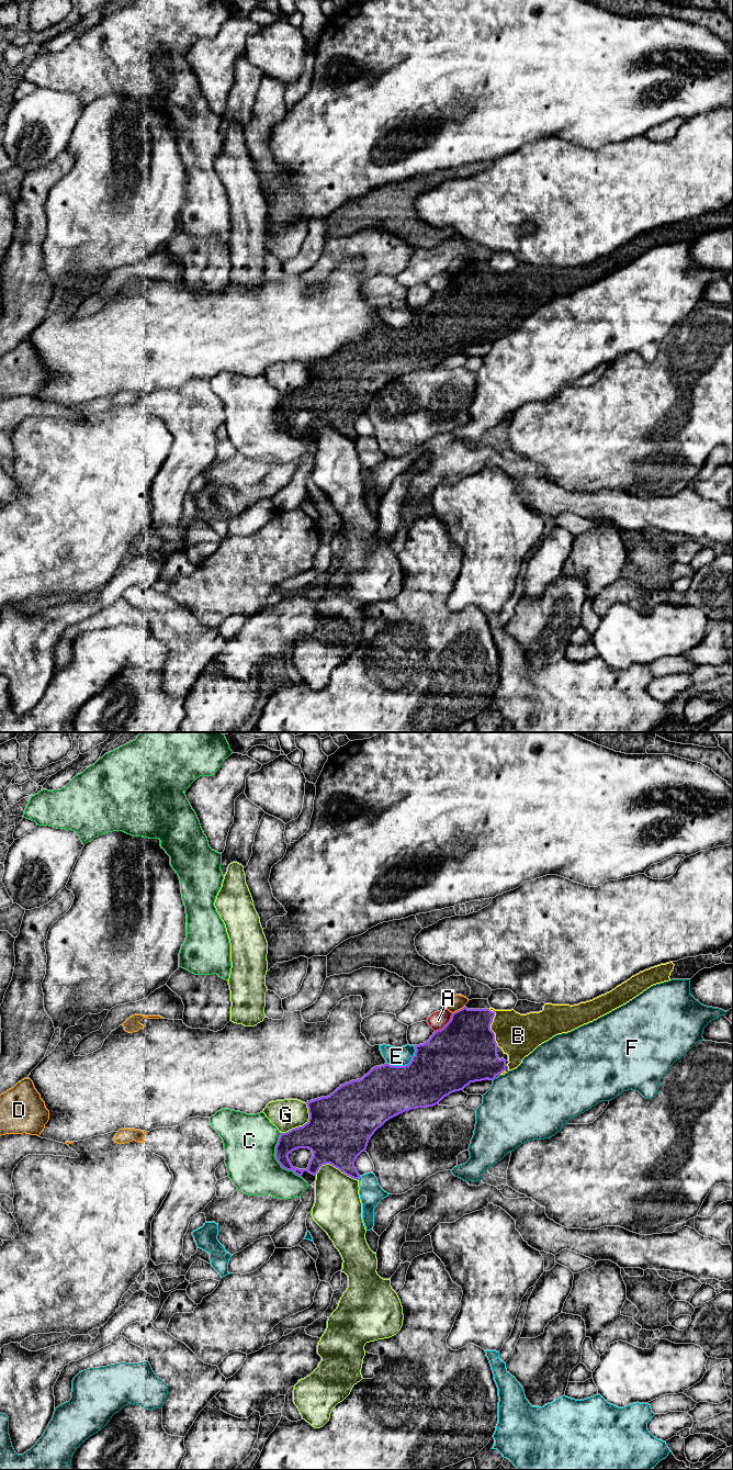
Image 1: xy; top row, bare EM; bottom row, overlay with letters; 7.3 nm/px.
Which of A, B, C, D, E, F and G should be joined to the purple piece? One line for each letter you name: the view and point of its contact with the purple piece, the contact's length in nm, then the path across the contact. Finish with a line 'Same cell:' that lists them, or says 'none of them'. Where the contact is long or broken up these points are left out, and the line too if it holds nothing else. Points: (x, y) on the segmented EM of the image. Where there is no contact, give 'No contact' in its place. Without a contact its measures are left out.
B: Touches purple at xy (489, 1027). Shared border 280 nm
Same cell: B

